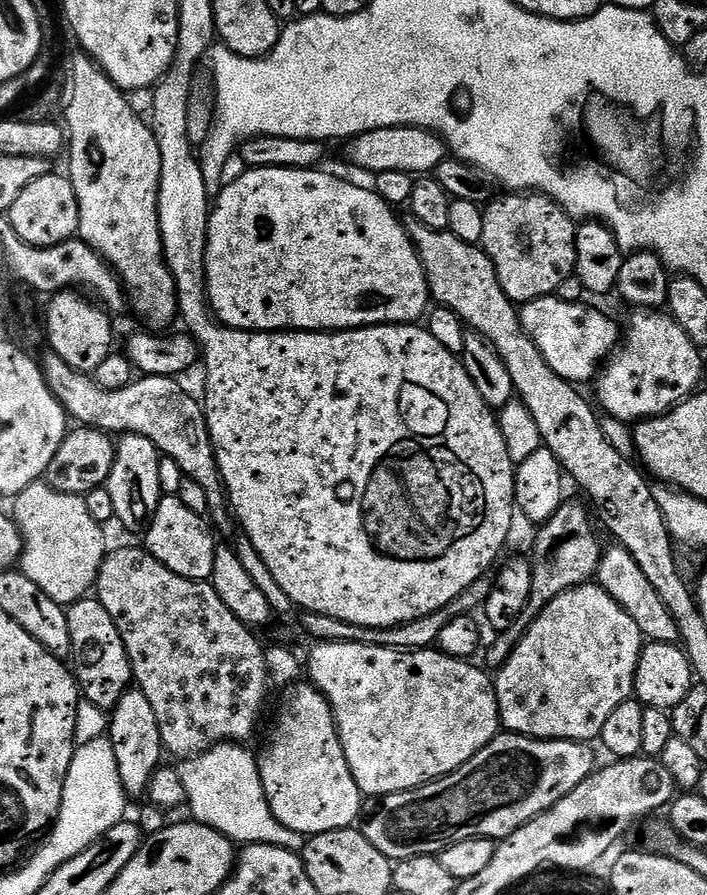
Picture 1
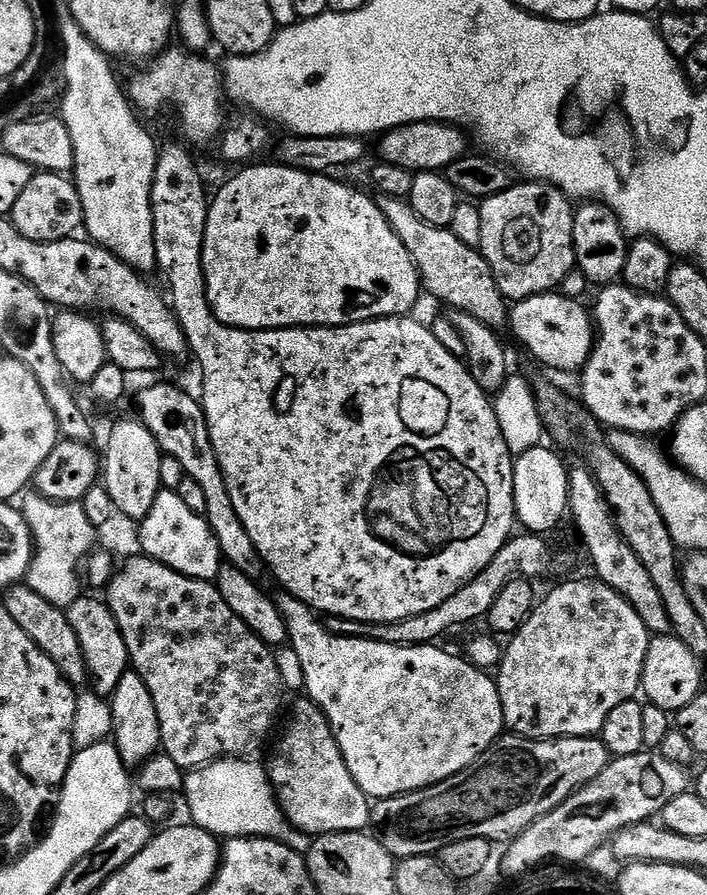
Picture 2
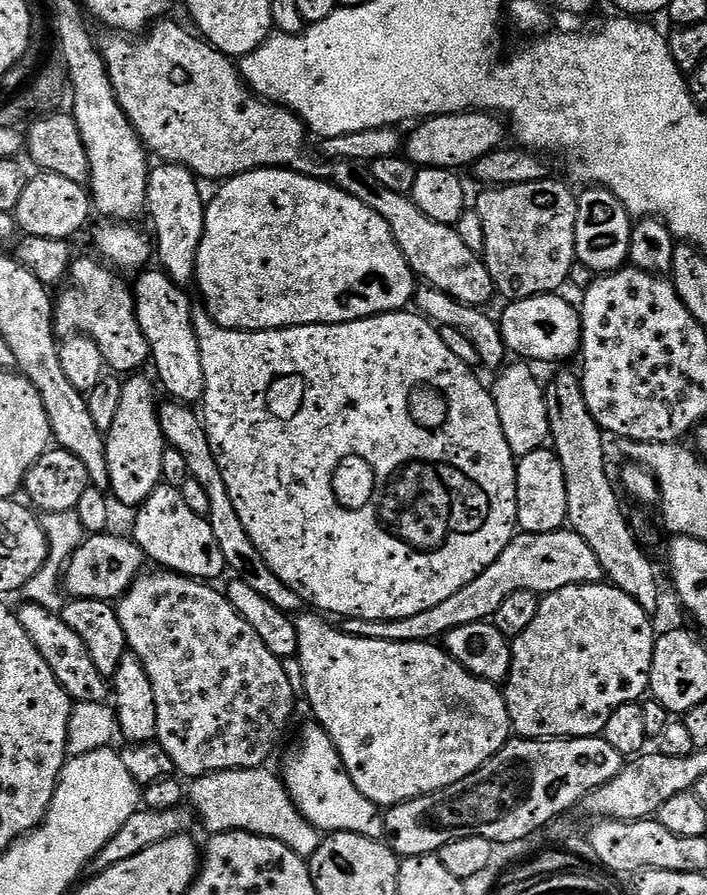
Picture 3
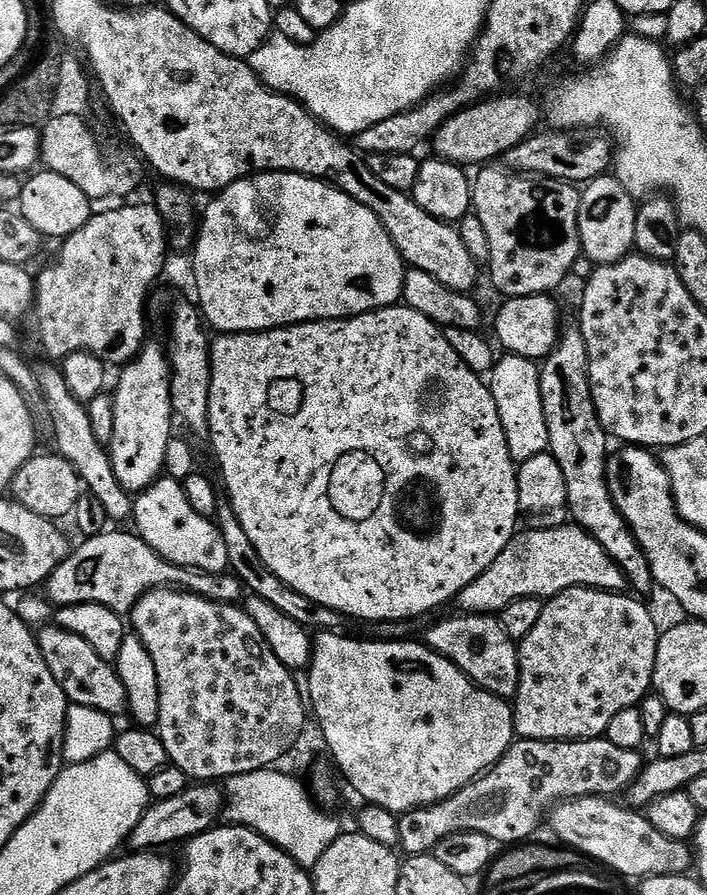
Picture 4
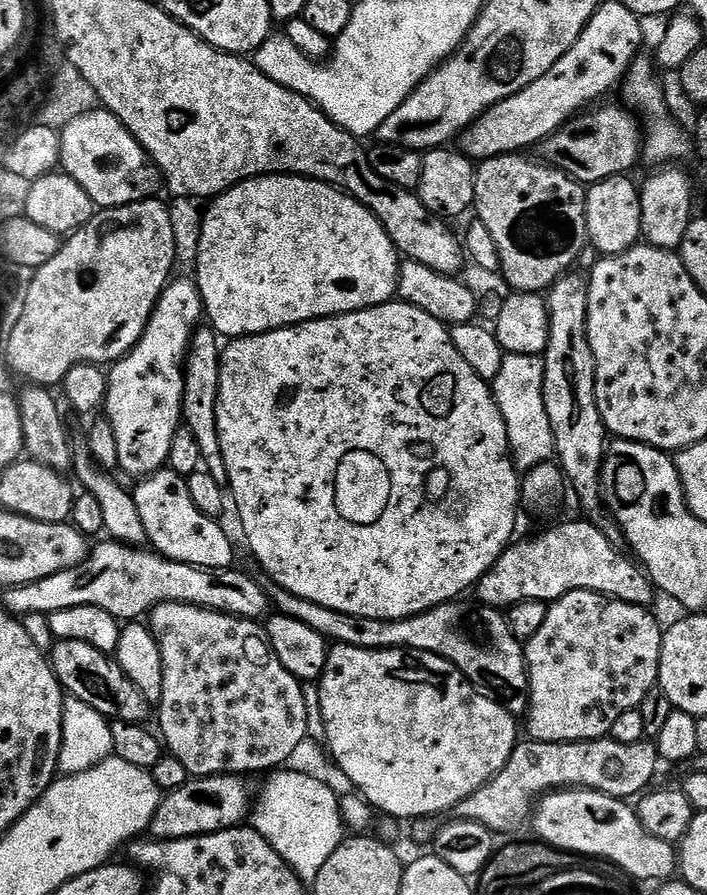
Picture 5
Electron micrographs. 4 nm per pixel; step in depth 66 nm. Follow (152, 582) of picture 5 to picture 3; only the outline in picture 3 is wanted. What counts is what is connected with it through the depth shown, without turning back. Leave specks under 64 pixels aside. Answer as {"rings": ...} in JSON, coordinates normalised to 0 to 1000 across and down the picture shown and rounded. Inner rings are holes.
{"rings":[[[130,597],[119,604],[119,609],[99,623],[96,634],[91,636],[88,649],[91,660],[98,667],[109,670],[168,672],[178,658],[199,642],[207,630],[204,616],[192,609],[192,604],[175,599],[157,597]]]}

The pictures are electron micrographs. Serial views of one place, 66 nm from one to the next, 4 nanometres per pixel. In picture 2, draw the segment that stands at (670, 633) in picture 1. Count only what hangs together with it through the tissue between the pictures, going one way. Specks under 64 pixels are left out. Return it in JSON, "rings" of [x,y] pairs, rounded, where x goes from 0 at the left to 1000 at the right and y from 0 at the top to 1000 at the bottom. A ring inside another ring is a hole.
{"rings":[[[829,521],[815,524],[810,522],[803,528],[803,536],[806,581],[809,579],[815,584],[815,594],[826,602],[826,612],[832,616],[839,632],[843,634],[842,647],[863,655],[863,659],[880,664],[880,668],[885,668],[885,673],[891,673],[891,677],[902,682],[902,691],[914,695],[918,707],[949,707],[950,696],[942,686],[942,677],[936,677],[936,667],[925,656],[925,649],[919,647],[914,632],[908,632],[908,628],[904,627],[902,619],[891,615],[891,606],[880,601],[871,587],[871,578],[866,575],[866,566],[854,559],[849,540],[839,534],[837,526]]]}

